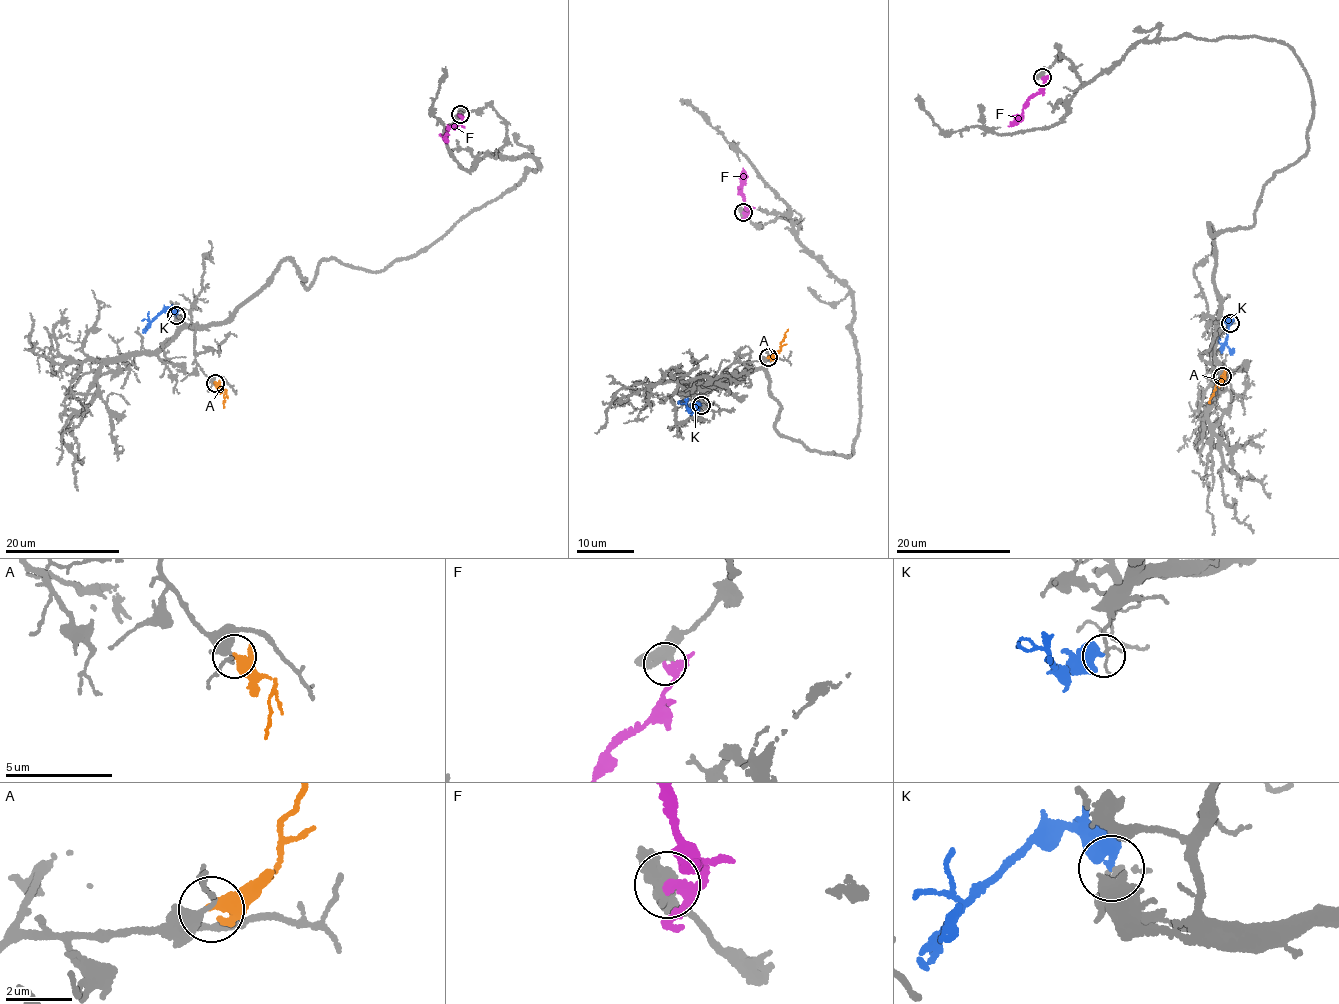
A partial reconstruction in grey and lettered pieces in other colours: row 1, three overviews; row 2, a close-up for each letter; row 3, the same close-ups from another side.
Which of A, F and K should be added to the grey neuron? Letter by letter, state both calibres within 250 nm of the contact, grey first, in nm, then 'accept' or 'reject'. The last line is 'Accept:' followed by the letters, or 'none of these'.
A: 360/360 nm | reject
F: 480/200 nm | reject
K: 180/550 nm | reject
Accept: none of these

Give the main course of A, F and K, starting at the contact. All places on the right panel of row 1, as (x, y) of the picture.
A: (1223, 376), (1208, 403)
F: (1042, 77), (1044, 81), (1039, 90), (1030, 97), (1017, 118), (1007, 126)
K: (1230, 323), (1226, 339), (1233, 355)

